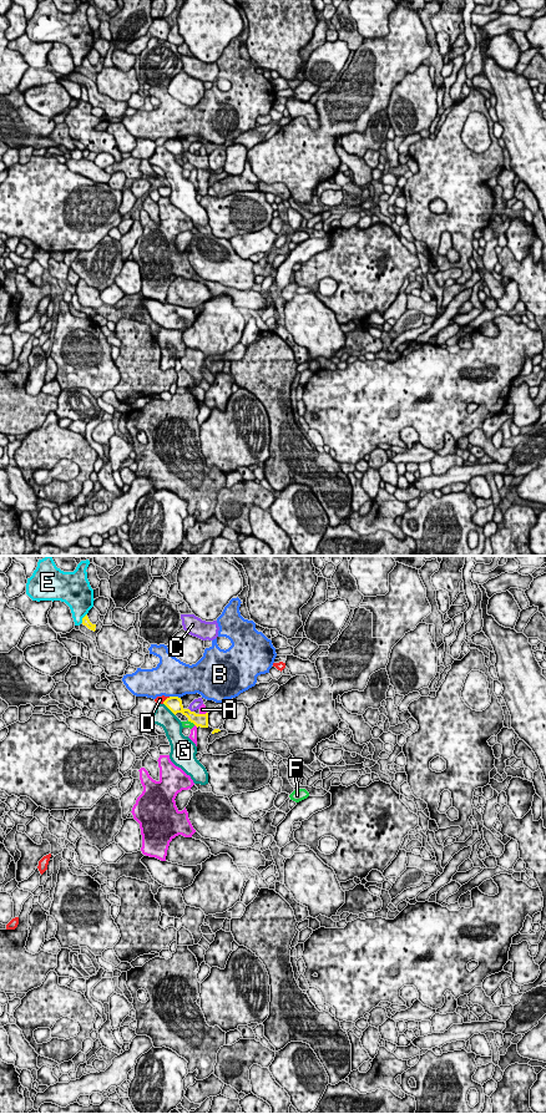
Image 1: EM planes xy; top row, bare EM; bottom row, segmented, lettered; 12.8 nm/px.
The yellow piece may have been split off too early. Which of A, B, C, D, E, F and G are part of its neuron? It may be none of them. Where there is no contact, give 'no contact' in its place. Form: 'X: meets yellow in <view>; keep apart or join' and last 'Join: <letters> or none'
A: meets yellow in xy; keep apart
B: meets yellow in xy; keep apart
C: meets yellow in xy; keep apart
D: meets yellow in xy; keep apart
E: meets yellow in xy; keep apart
F: meets yellow in xy; keep apart
G: meets yellow in xy; keep apart
Join: none

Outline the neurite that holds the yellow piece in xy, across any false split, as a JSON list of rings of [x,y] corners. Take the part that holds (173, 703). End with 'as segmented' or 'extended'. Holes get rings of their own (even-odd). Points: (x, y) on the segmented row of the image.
[[[178,697],[167,698],[163,704],[176,715],[177,713],[182,713],[188,718],[188,721],[193,723],[197,728],[208,728],[208,713],[206,714],[196,714],[189,709],[184,709],[182,705],[182,700]]] | as segmented

